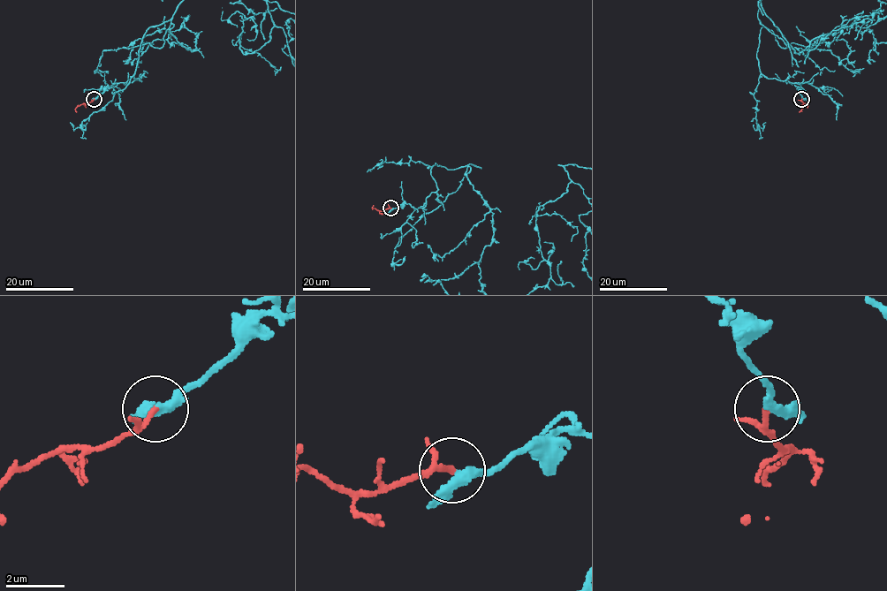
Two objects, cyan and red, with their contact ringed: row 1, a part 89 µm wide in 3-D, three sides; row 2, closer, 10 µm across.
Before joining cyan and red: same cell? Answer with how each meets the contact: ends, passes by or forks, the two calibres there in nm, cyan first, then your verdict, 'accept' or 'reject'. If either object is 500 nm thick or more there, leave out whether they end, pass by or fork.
cyan passes by | red passes by | 320/120 nm | accept

